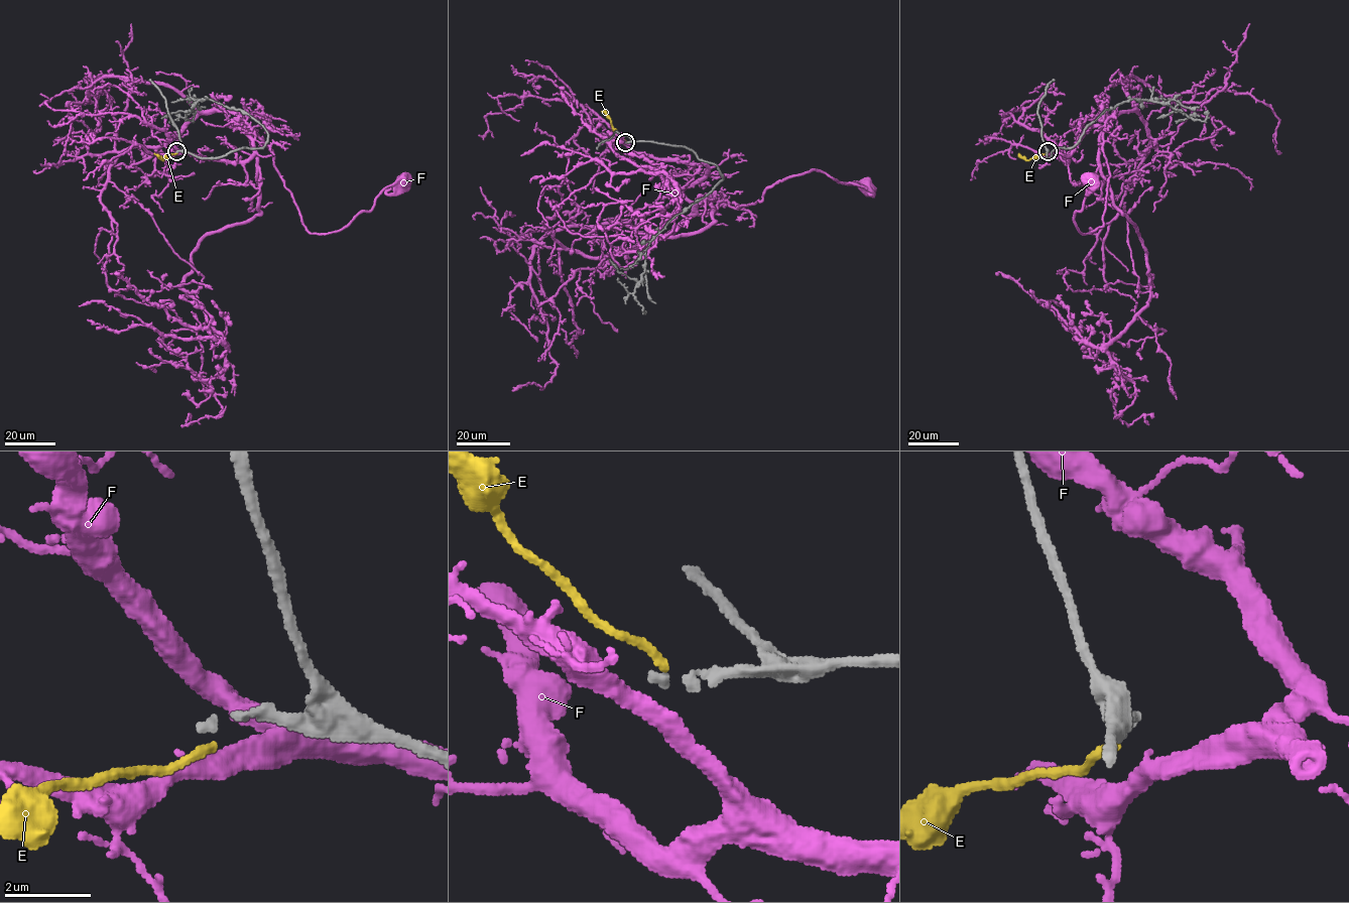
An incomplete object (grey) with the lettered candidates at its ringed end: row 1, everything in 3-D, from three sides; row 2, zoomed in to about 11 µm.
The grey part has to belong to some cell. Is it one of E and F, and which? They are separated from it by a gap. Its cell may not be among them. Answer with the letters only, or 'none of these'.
none of these

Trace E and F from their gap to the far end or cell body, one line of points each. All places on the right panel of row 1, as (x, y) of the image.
E: (1047, 153), (1029, 159), (1018, 153)
F: (1049, 153), (1068, 161), (1088, 127), (1103, 128), (1110, 176), (1103, 225), (1083, 234), (1074, 215), (1093, 181)

